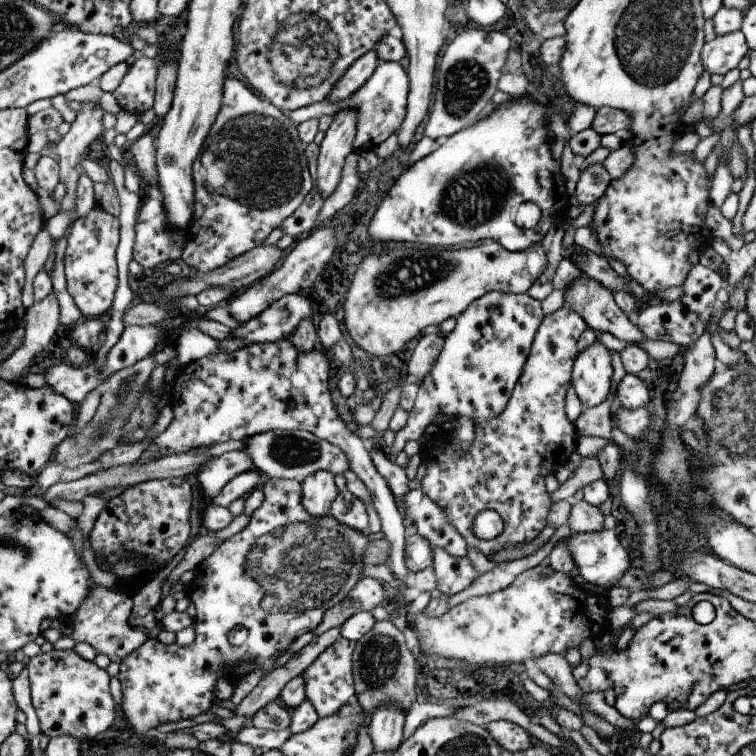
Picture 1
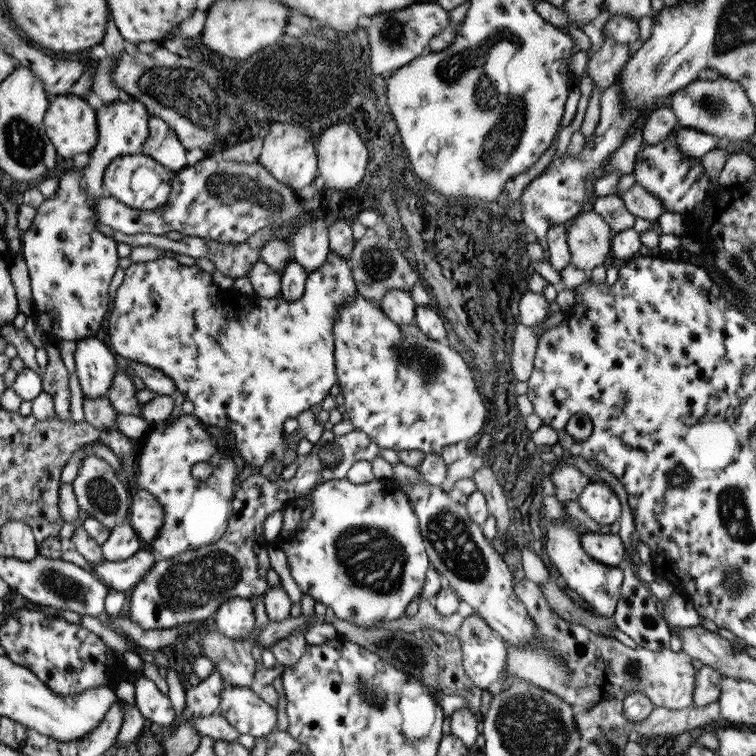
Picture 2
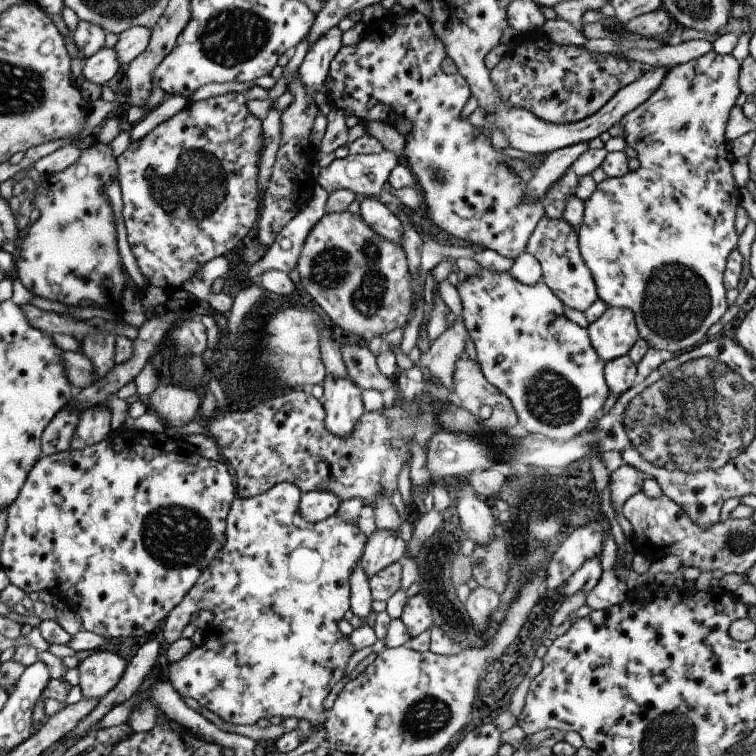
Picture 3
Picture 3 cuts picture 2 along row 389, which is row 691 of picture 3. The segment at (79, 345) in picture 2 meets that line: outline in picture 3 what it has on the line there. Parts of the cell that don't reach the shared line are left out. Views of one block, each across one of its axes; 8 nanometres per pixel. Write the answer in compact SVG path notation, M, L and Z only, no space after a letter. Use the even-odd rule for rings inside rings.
M95 650L76 666L82 698L103 698L121 678L127 662L117 653Z

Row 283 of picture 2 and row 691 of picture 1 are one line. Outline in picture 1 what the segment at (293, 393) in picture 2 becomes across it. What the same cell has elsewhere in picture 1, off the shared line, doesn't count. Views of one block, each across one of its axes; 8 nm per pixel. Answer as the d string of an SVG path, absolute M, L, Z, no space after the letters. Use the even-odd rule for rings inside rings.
M269 478L264 484L263 488L260 489L263 493L263 500L259 507L257 507L249 515L249 521L245 527L243 527L239 532L233 534L231 537L220 542L193 570L193 578L186 581L186 602L192 602L193 608L195 608L195 616L193 618L193 627L194 627L194 639L191 644L187 646L177 646L175 642L170 644L163 644L156 639L153 634L150 634L147 640L137 648L137 650L131 652L129 656L125 656L123 660L118 662L118 672L116 679L119 681L119 690L121 690L121 704L119 704L122 712L122 716L127 720L128 724L131 726L133 732L137 736L141 736L151 728L157 729L159 724L169 724L174 722L179 722L179 720L185 720L186 718L197 719L199 714L203 712L208 712L211 704L214 704L214 686L215 682L219 678L226 678L227 682L232 687L235 687L239 683L241 678L239 675L227 668L233 668L238 664L250 662L252 663L253 668L251 672L256 670L263 671L263 674L269 674L271 670L275 669L273 663L277 658L281 658L283 654L291 652L291 643L295 638L301 636L305 632L312 632L319 622L321 622L321 617L323 612L328 608L333 608L337 602L341 602L345 598L348 590L353 588L353 585L362 577L361 571L363 570L363 552L367 548L367 537L366 533L363 534L359 530L353 530L349 526L345 526L340 522L337 522L335 518L327 516L326 518L313 518L309 516L303 506L301 506L301 485L299 482L293 479L281 479L281 478ZM235 626L241 626L247 630L247 638L239 646L229 645L229 640L227 640L227 634L231 628ZM339 637L329 648L303 670L304 695L307 702L313 706L318 718L337 714L343 704L353 699L354 687L351 674L351 657L355 644L346 638Z

